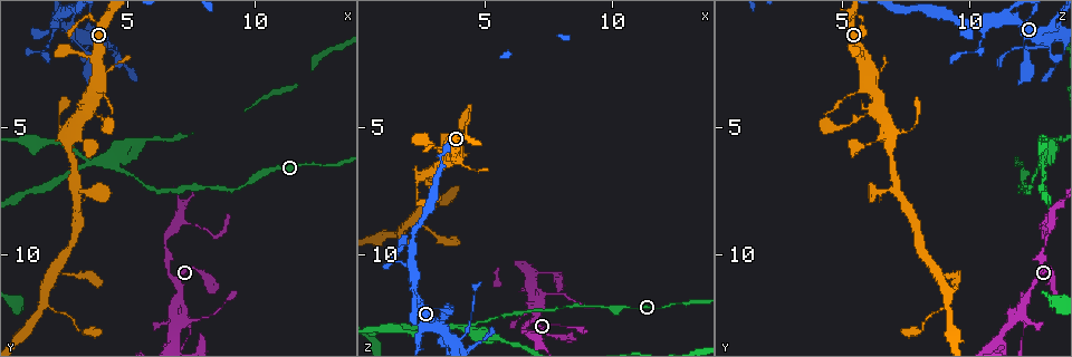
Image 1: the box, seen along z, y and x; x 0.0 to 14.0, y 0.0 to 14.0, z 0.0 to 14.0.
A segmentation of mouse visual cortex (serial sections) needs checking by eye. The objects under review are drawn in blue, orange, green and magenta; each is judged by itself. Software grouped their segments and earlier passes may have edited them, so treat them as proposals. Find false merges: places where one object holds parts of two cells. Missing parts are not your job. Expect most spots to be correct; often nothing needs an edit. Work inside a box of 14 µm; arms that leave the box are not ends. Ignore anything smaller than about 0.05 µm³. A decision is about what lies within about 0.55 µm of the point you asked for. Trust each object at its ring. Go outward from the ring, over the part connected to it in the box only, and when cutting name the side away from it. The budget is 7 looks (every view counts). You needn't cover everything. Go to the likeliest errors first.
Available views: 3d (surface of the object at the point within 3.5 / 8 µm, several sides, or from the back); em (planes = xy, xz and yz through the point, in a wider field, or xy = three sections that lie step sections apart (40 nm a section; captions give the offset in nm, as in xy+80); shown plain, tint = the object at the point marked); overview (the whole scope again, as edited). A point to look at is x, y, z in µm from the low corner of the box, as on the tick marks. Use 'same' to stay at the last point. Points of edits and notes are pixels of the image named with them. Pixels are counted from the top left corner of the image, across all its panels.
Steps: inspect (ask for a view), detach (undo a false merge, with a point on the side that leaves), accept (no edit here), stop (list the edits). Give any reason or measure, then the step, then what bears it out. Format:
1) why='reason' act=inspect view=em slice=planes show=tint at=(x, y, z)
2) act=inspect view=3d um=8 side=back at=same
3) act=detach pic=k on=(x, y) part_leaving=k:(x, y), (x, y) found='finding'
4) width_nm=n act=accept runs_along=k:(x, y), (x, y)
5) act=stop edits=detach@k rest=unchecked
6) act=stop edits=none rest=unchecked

why='branch point' act=inspect view=3d um=3.5 at=(3.4, 6.5, 12.9)

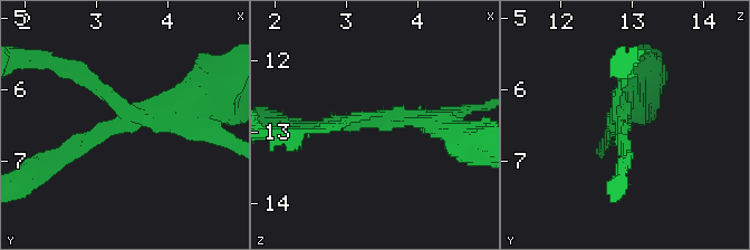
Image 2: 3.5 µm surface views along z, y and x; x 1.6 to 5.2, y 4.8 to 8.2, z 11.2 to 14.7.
arms=3 arm_widths_nm=150,200,250 act=inspect view=em slice=xy step=5 show=tint at=(3.40, 6.40, 12.80)

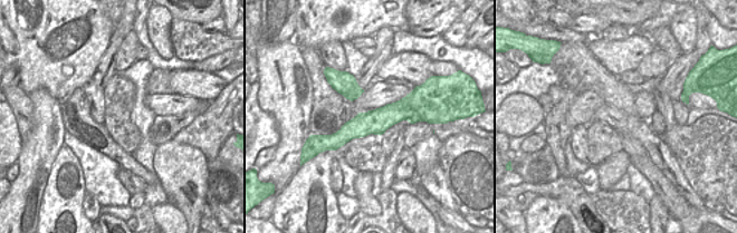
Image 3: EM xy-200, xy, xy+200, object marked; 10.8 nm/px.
why='another direction' act=inspect view=em slice=xy step=1 show=tint at=same

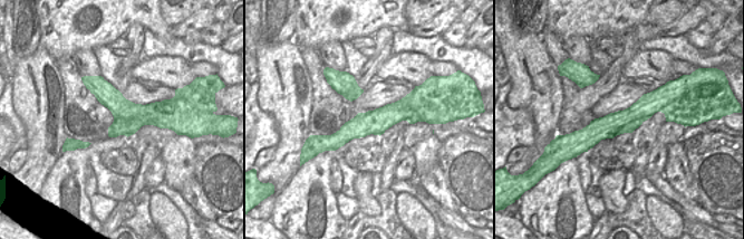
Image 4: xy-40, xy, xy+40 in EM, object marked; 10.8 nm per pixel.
act=detach pic=2 on=(435, 125) found='two cells meet here'

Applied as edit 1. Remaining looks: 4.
why='calibre changes' act=inspect view=3d um=3.5 at=(1.6, 2.0, 10.3)

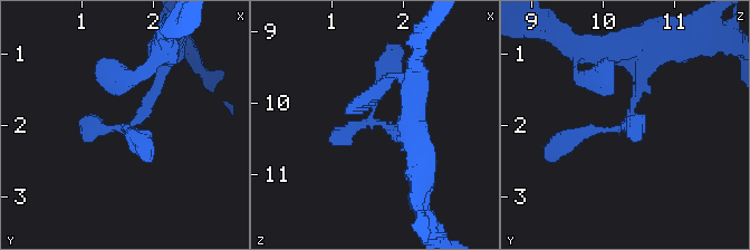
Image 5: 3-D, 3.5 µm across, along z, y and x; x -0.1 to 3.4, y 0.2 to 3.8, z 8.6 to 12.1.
act=inspect view=em slice=xy step=1 show=tint at=(1.65, 2.00, 10.30)

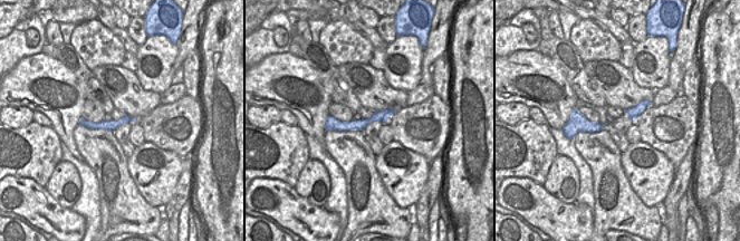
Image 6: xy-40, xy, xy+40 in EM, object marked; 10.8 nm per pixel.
width_nm=120 act=accept runs_along=6:(390, 112), (361, 125), (327, 127) found='all the same cell'

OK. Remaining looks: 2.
why='looks like a crossing' act=inspect view=3d um=3.5 at=(6.9, 12.2, 11.9)

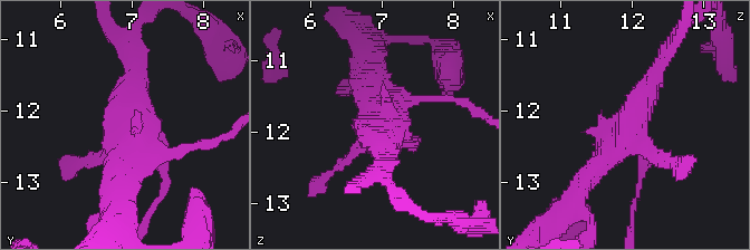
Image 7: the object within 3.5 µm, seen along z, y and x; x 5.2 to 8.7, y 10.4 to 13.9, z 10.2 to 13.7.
act=inspect view=em slice=planes show=tint at=(6.95, 12.20, 11.95)

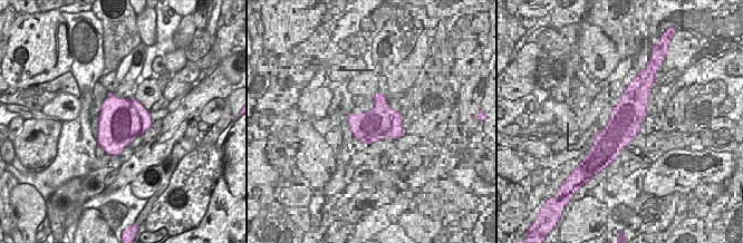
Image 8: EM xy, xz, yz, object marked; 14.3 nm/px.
act=accept runs_along=7:(662, 60), (627, 133), (582, 184) found='all the same cell'

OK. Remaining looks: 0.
act=stop edits=detach@2 rest=unchecked

